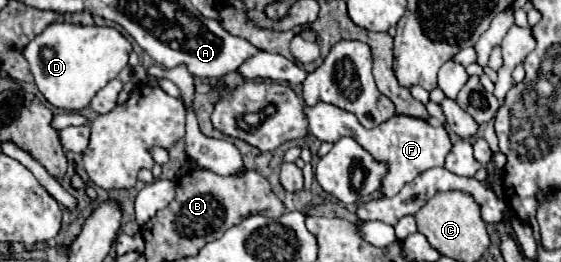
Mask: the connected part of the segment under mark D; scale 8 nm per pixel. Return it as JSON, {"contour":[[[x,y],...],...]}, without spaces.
{"contour":[[[53,23],[33,41],[29,41],[21,53],[29,61],[29,69],[35,77],[37,89],[53,107],[59,107],[65,111],[83,111],[91,103],[91,99],[97,95],[97,91],[103,89],[111,79],[115,79],[119,71],[127,65],[131,43],[113,27],[97,27],[97,25],[83,27],[83,25],[71,25],[71,23]]]}

